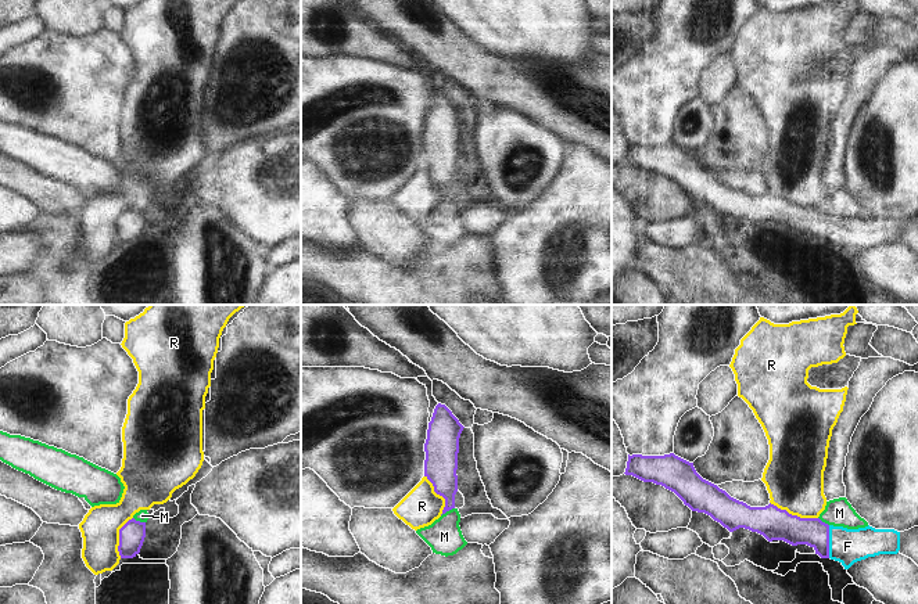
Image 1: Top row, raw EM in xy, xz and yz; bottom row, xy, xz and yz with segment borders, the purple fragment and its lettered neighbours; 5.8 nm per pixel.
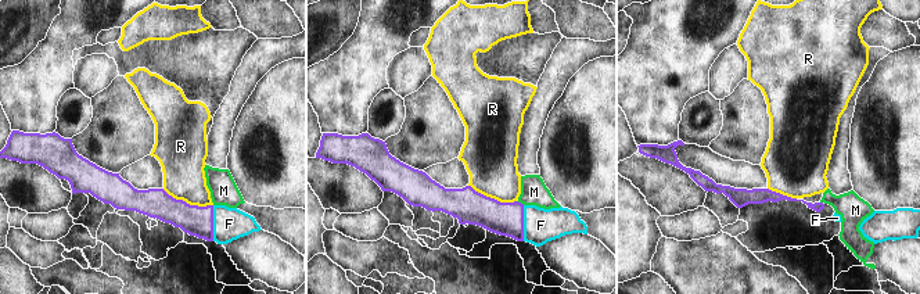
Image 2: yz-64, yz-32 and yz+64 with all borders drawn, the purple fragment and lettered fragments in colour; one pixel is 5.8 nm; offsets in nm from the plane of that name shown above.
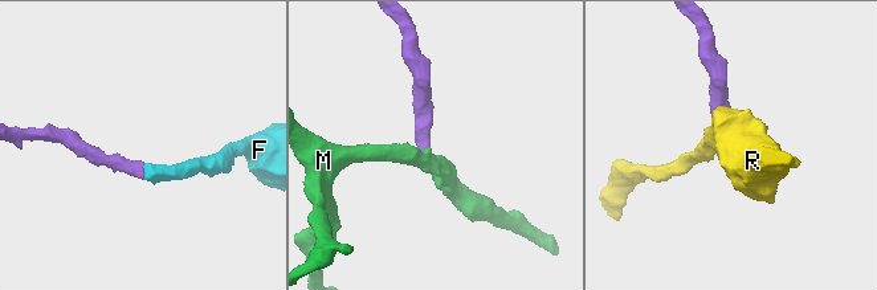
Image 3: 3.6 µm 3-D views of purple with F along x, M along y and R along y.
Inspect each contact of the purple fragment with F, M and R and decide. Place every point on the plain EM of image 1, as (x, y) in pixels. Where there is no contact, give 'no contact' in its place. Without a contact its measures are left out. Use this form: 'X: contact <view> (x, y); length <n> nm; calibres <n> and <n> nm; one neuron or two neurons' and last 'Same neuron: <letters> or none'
F: contact yz (828, 232); length 190 nm; calibres 160 and 200 nm; one neuron
M: contact xz (447, 200); length 90 nm; calibres 190 and 200 nm; two neurons
R: contact yz (793, 205); length 300 nm; calibres 190 and 340 nm; two neurons
Same neuron: F

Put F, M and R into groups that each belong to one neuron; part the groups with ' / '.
F / M / R

